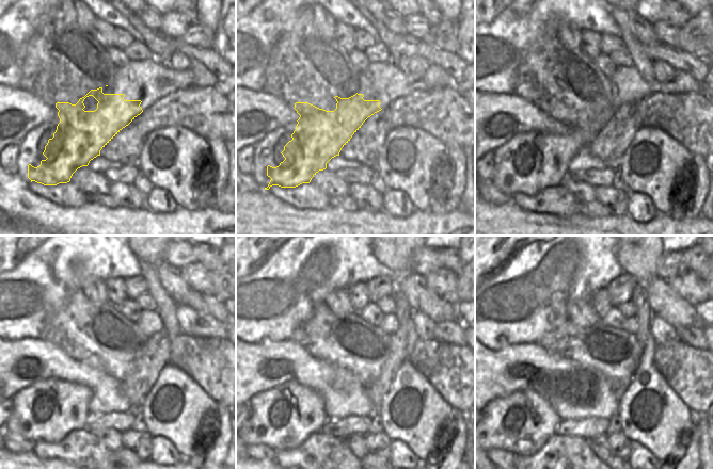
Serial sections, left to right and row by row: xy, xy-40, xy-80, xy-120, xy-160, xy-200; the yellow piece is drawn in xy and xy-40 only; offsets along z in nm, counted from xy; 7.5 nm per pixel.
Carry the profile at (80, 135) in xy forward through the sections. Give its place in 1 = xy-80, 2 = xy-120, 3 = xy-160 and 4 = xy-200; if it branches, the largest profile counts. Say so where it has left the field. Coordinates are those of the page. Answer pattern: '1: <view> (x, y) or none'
1: xy-80 (545, 160)
2: xy-120 (64, 409)
3: xy-160 (301, 413)
4: xy-200 (535, 421)

